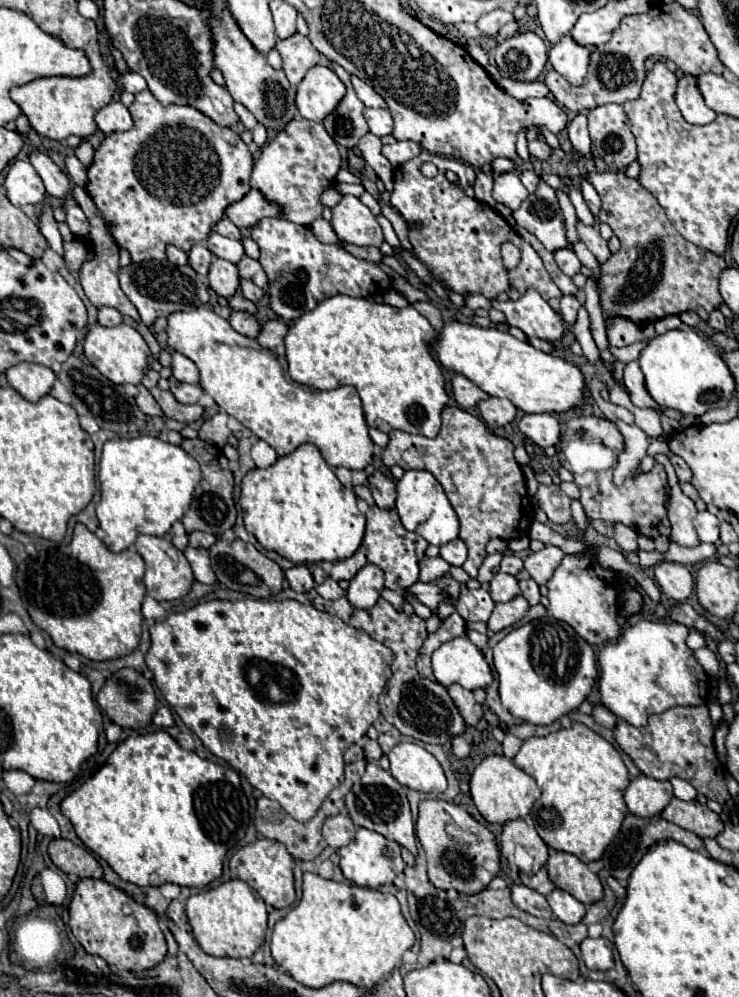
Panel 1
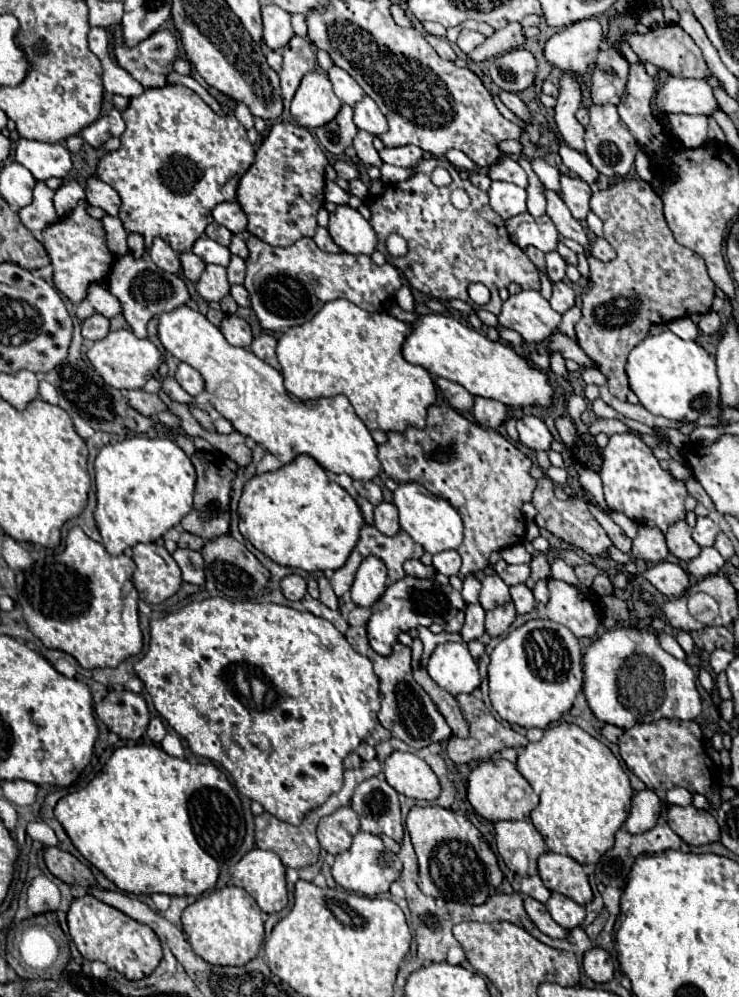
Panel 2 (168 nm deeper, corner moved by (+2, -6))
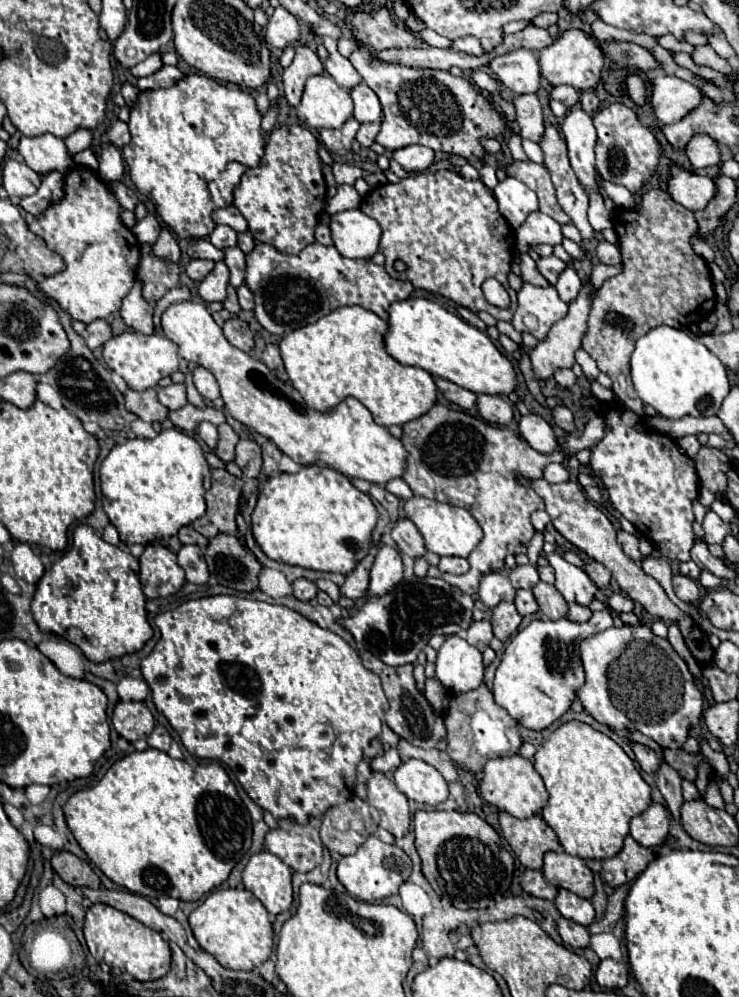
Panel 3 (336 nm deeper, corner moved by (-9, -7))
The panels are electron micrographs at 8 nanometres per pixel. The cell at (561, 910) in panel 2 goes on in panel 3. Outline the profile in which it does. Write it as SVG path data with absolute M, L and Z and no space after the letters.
M560 888L554 904L556 904L558 912L564 918L572 920L572 922L578 922L582 926L590 926L594 922L594 906L592 906L592 902L572 894L570 890Z

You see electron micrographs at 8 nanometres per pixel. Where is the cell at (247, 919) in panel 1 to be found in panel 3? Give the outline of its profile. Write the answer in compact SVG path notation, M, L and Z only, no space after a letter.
M244 888L212 892L190 914L190 928L200 948L230 970L254 970L266 962L274 948L272 922L262 902Z

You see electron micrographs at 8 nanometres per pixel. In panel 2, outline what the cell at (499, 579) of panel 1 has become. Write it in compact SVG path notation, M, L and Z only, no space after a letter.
M487 575L481 579L481 595L479 595L479 603L483 605L485 611L495 609L499 605L505 605L511 601L511 593L509 587L505 585L505 581L499 575Z

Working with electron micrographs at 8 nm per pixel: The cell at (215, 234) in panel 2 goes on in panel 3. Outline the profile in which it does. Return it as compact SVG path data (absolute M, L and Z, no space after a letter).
M216 226L210 234L210 240L220 250L226 250L230 246L236 246L236 232L230 226Z

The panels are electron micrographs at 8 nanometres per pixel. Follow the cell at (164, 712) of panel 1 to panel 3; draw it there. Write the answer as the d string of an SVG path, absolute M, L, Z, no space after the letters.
M160 724L154 728L154 732L152 732L150 738L148 738L148 746L150 746L150 748L156 748L156 750L162 750L162 752L168 752L170 742L172 742L172 736L170 736L168 730L166 730L164 726L160 726Z

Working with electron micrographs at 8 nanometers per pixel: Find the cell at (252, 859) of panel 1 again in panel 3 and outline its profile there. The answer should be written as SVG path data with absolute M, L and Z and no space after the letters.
M266 850L254 854L242 878L244 888L264 904L272 918L292 906L292 870L278 856Z

